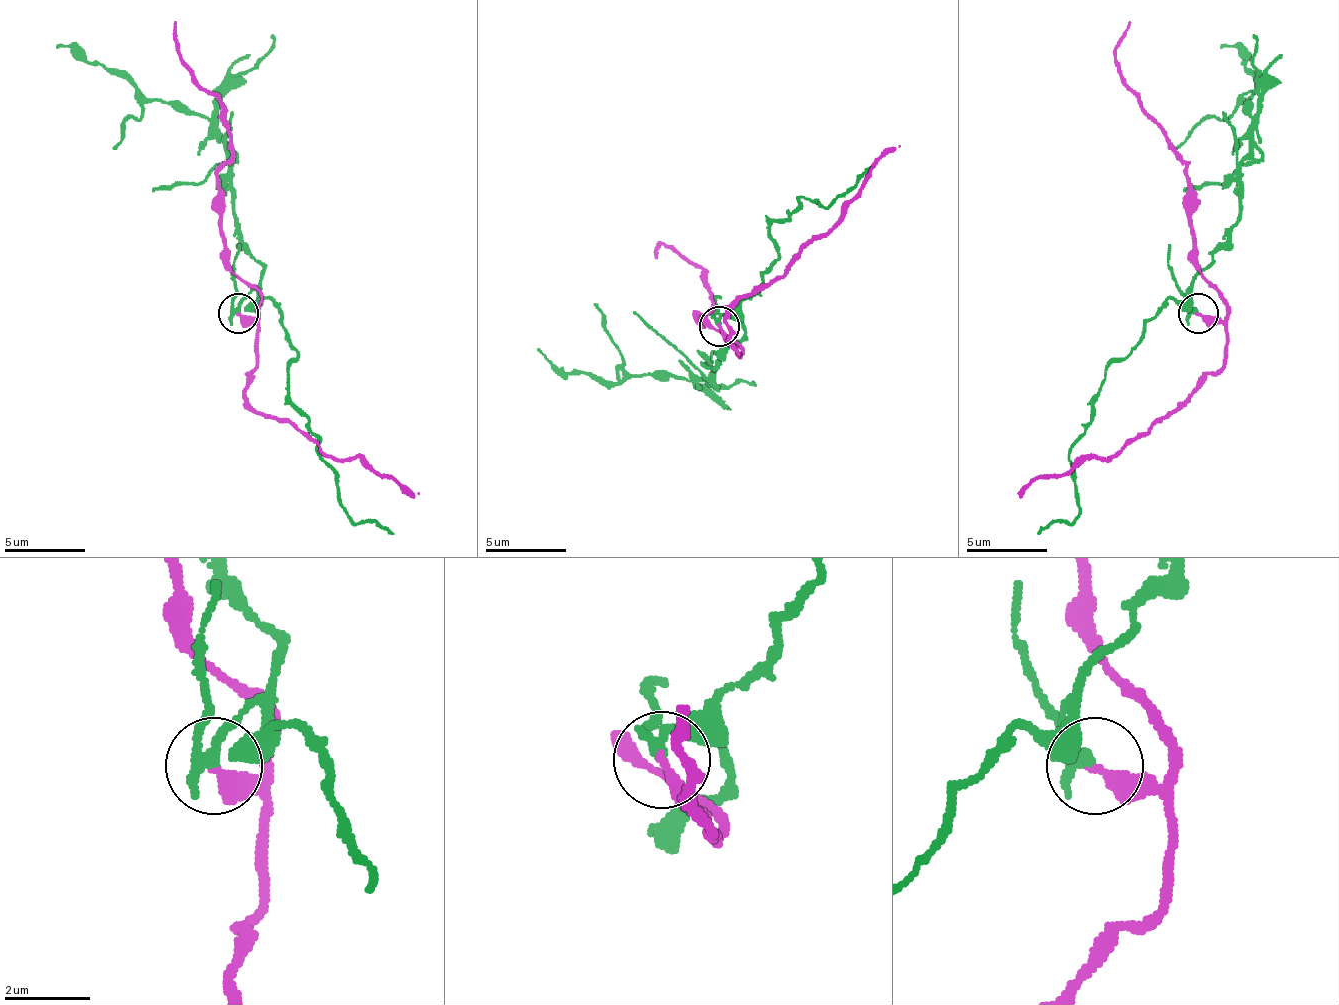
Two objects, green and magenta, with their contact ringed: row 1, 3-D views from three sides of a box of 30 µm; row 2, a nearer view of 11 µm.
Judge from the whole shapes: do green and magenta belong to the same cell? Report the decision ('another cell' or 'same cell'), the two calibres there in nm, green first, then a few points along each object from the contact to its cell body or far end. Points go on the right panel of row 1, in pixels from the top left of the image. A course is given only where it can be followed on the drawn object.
another cell | 240/300 nm | green via (1199, 314), (1187, 302), (1187, 290), (1240, 213), (1240, 160), (1256, 79), (1244, 55), (1219, 43) | magenta via (1199, 314), (1223, 318), (1227, 302), (1195, 261), (1187, 168), (1114, 59), (1130, 23)

